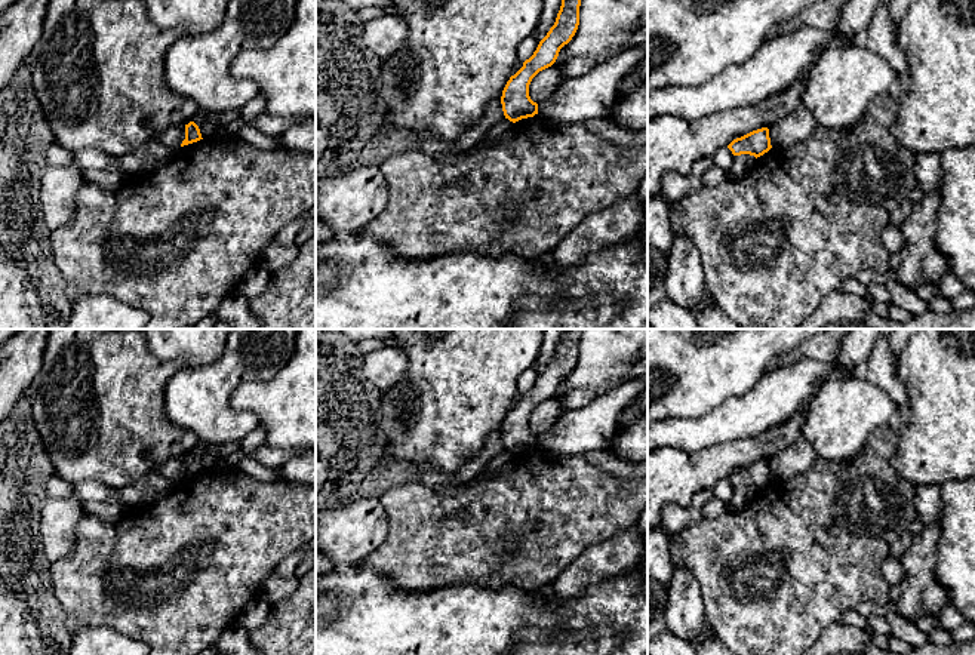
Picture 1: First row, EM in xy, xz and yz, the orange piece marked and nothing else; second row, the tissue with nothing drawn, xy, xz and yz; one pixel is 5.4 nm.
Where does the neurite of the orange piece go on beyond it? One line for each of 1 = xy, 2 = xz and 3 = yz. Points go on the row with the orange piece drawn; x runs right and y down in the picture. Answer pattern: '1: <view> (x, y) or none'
1: none
2: none
3: none

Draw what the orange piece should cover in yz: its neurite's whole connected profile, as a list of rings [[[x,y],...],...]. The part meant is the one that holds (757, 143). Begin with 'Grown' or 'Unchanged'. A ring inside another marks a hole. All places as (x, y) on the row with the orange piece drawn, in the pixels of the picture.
Unchanged. [[[762,127],[741,138],[736,138],[728,145],[728,148],[733,156],[750,154],[757,159],[772,148],[769,129]]]

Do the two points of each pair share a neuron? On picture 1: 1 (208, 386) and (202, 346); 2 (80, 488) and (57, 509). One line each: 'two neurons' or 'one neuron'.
1: two neurons
2: two neurons

